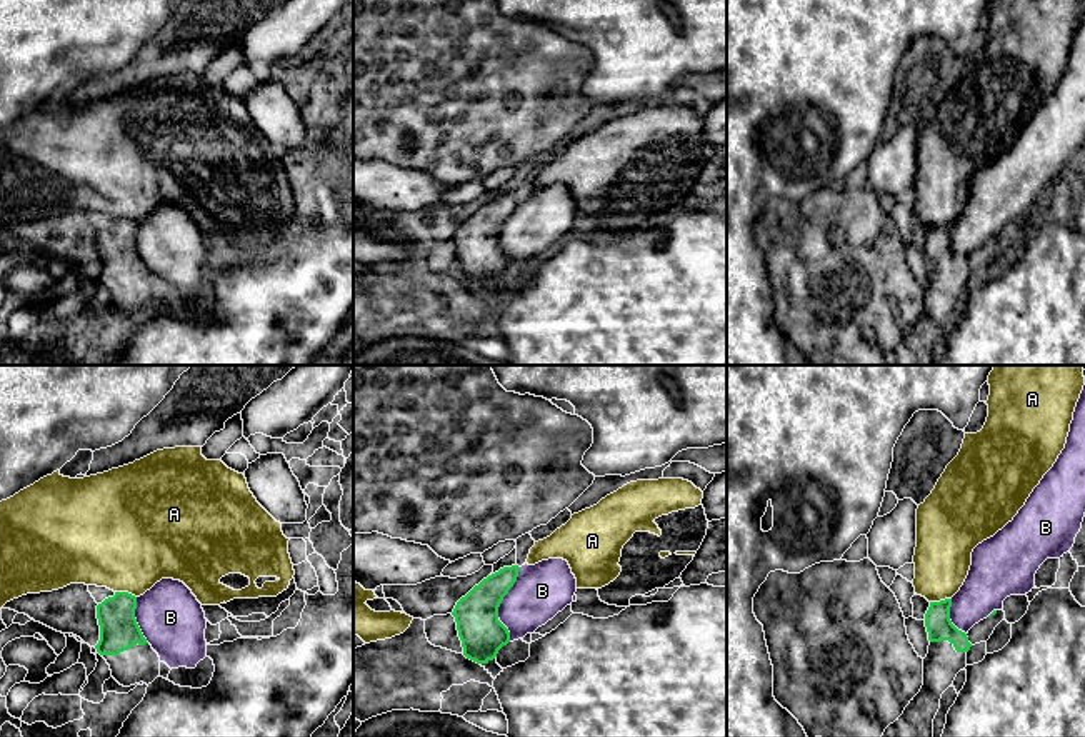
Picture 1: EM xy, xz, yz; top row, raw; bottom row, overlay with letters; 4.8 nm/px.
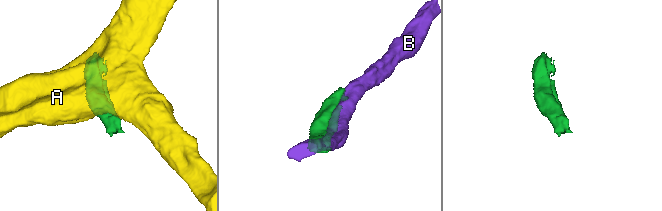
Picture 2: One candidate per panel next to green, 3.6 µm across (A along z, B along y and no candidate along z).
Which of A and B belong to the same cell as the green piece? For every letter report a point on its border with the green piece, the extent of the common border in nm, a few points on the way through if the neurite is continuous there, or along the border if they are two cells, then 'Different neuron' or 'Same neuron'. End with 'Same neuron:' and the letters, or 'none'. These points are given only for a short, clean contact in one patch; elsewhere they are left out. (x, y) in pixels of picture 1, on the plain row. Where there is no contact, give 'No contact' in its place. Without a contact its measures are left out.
A: Touches green at xy (125, 219). Shared border 110 nm. Different neuron
B: Touches green at xz (507, 219). Shared border 280 nm. Different neuron
Same neuron: none

